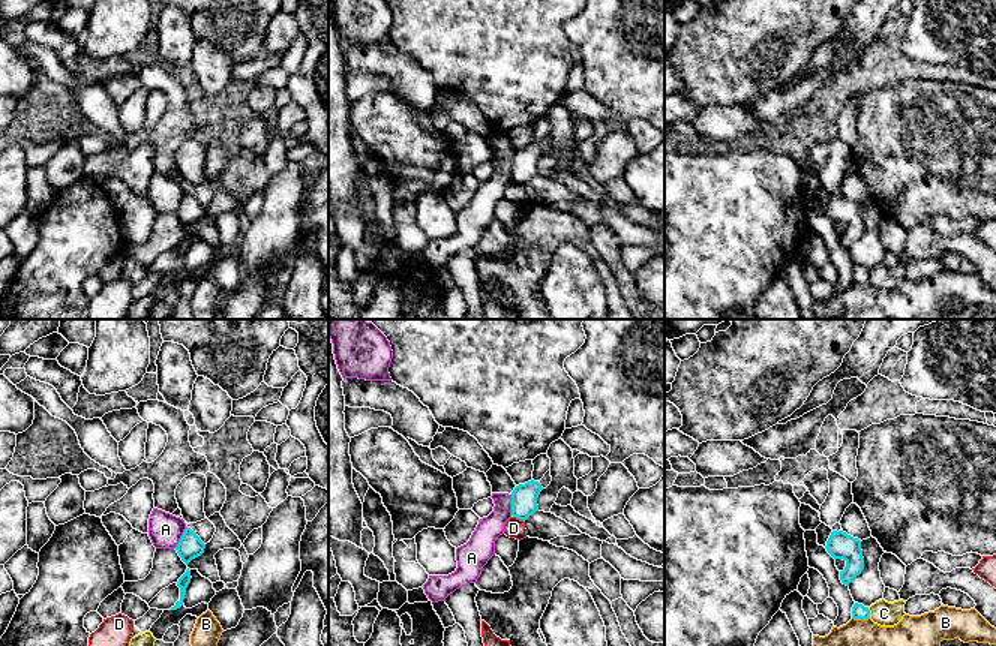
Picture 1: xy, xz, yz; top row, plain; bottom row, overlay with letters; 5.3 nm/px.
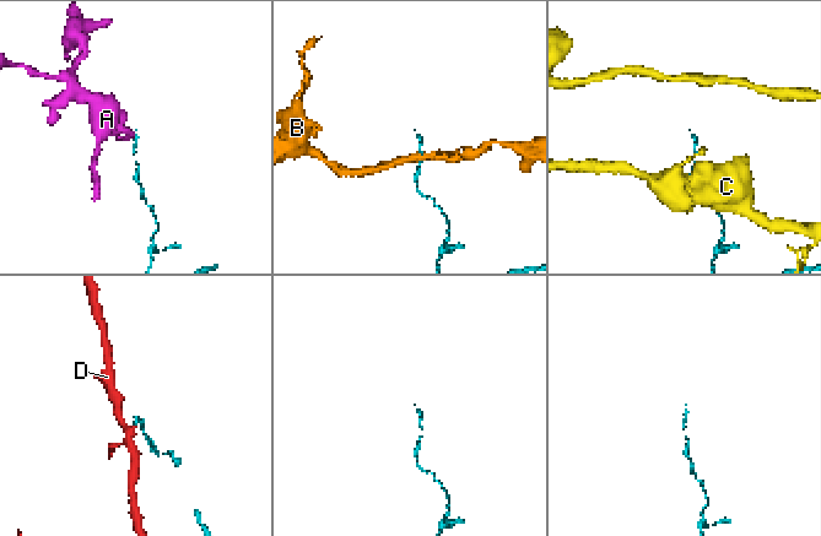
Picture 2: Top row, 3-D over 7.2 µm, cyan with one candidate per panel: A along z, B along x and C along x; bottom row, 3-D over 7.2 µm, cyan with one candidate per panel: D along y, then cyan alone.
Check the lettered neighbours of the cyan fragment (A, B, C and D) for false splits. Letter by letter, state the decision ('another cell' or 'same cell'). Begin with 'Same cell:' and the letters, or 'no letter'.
Same cell: no letter
A: another cell
B: another cell
C: another cell
D: another cell

